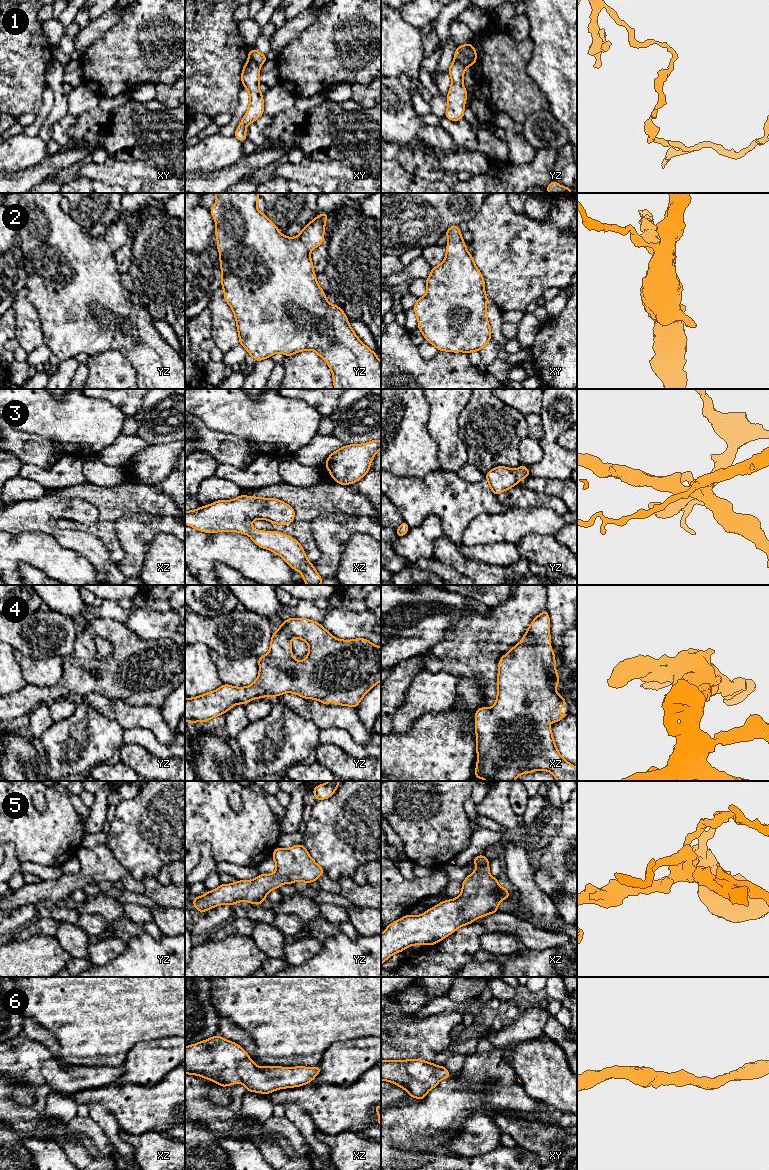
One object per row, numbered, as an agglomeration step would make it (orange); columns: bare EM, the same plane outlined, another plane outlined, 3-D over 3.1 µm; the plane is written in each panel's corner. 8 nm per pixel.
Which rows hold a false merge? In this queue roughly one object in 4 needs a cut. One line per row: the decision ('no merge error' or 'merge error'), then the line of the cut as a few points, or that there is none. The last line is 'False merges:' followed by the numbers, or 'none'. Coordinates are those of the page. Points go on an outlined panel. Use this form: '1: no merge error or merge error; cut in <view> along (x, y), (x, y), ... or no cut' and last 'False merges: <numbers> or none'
1: merge error; cut in yz along (454, 60), (465, 67)
2: no merge error; no cut
3: no merge error; no cut
4: no merge error; no cut
5: no merge error; no cut
6: no merge error; no cut
False merges: 1

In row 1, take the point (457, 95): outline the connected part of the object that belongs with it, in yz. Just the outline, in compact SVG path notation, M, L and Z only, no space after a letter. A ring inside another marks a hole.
M453 61L448 69L451 76L451 86L447 95L447 110L445 117L451 121L458 121L464 118L465 102L467 100L467 90L463 86L463 76L466 67L456 61Z

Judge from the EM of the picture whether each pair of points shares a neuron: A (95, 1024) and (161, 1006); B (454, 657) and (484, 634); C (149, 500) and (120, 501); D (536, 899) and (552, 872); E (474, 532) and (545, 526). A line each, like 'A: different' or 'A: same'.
A: same
B: same
C: same
D: different
E: same

